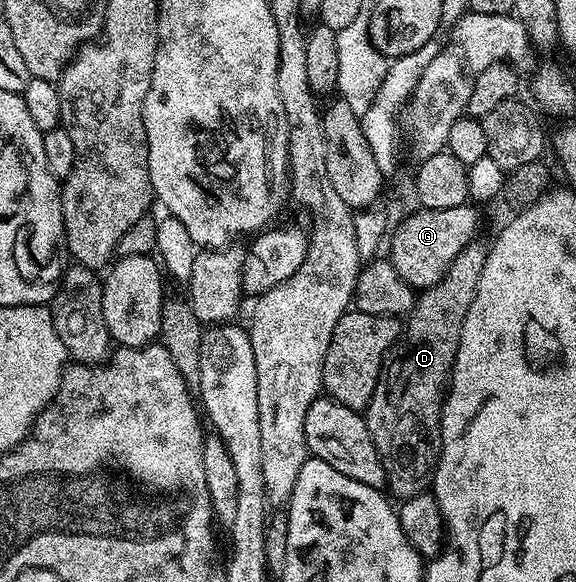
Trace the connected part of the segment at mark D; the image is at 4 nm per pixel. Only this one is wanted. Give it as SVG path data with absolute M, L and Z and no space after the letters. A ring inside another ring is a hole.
M477 238L466 245L462 254L458 254L458 258L450 262L450 270L442 274L440 281L417 295L407 317L402 339L385 359L382 375L366 409L370 439L374 442L384 467L387 491L400 502L427 492L432 487L432 476L440 461L440 412L444 409L452 363L458 354L458 342L462 338L462 322L466 322L466 313L470 310L470 302L474 302L474 294L478 294L478 278L482 278L482 266L486 266L488 257L489 245L483 244L482 240Z

